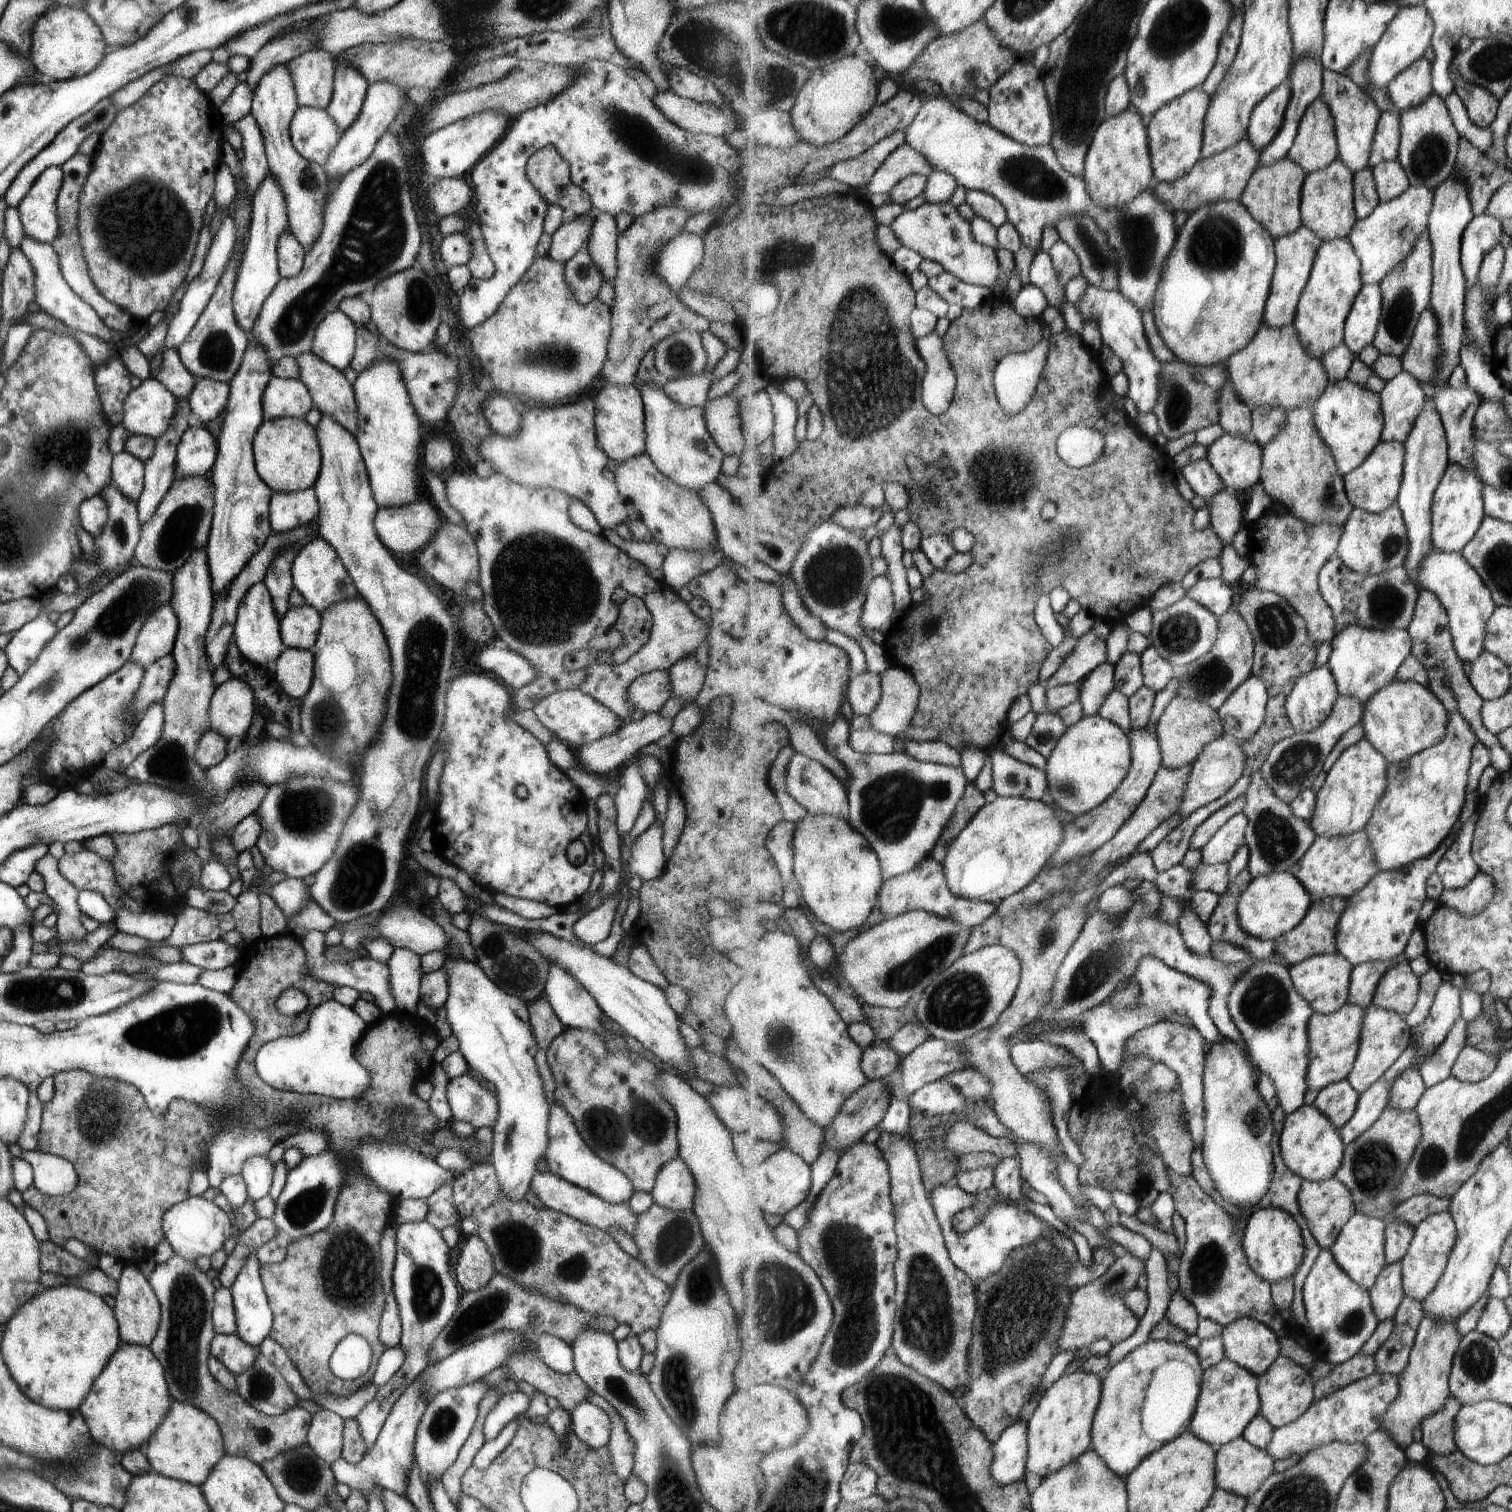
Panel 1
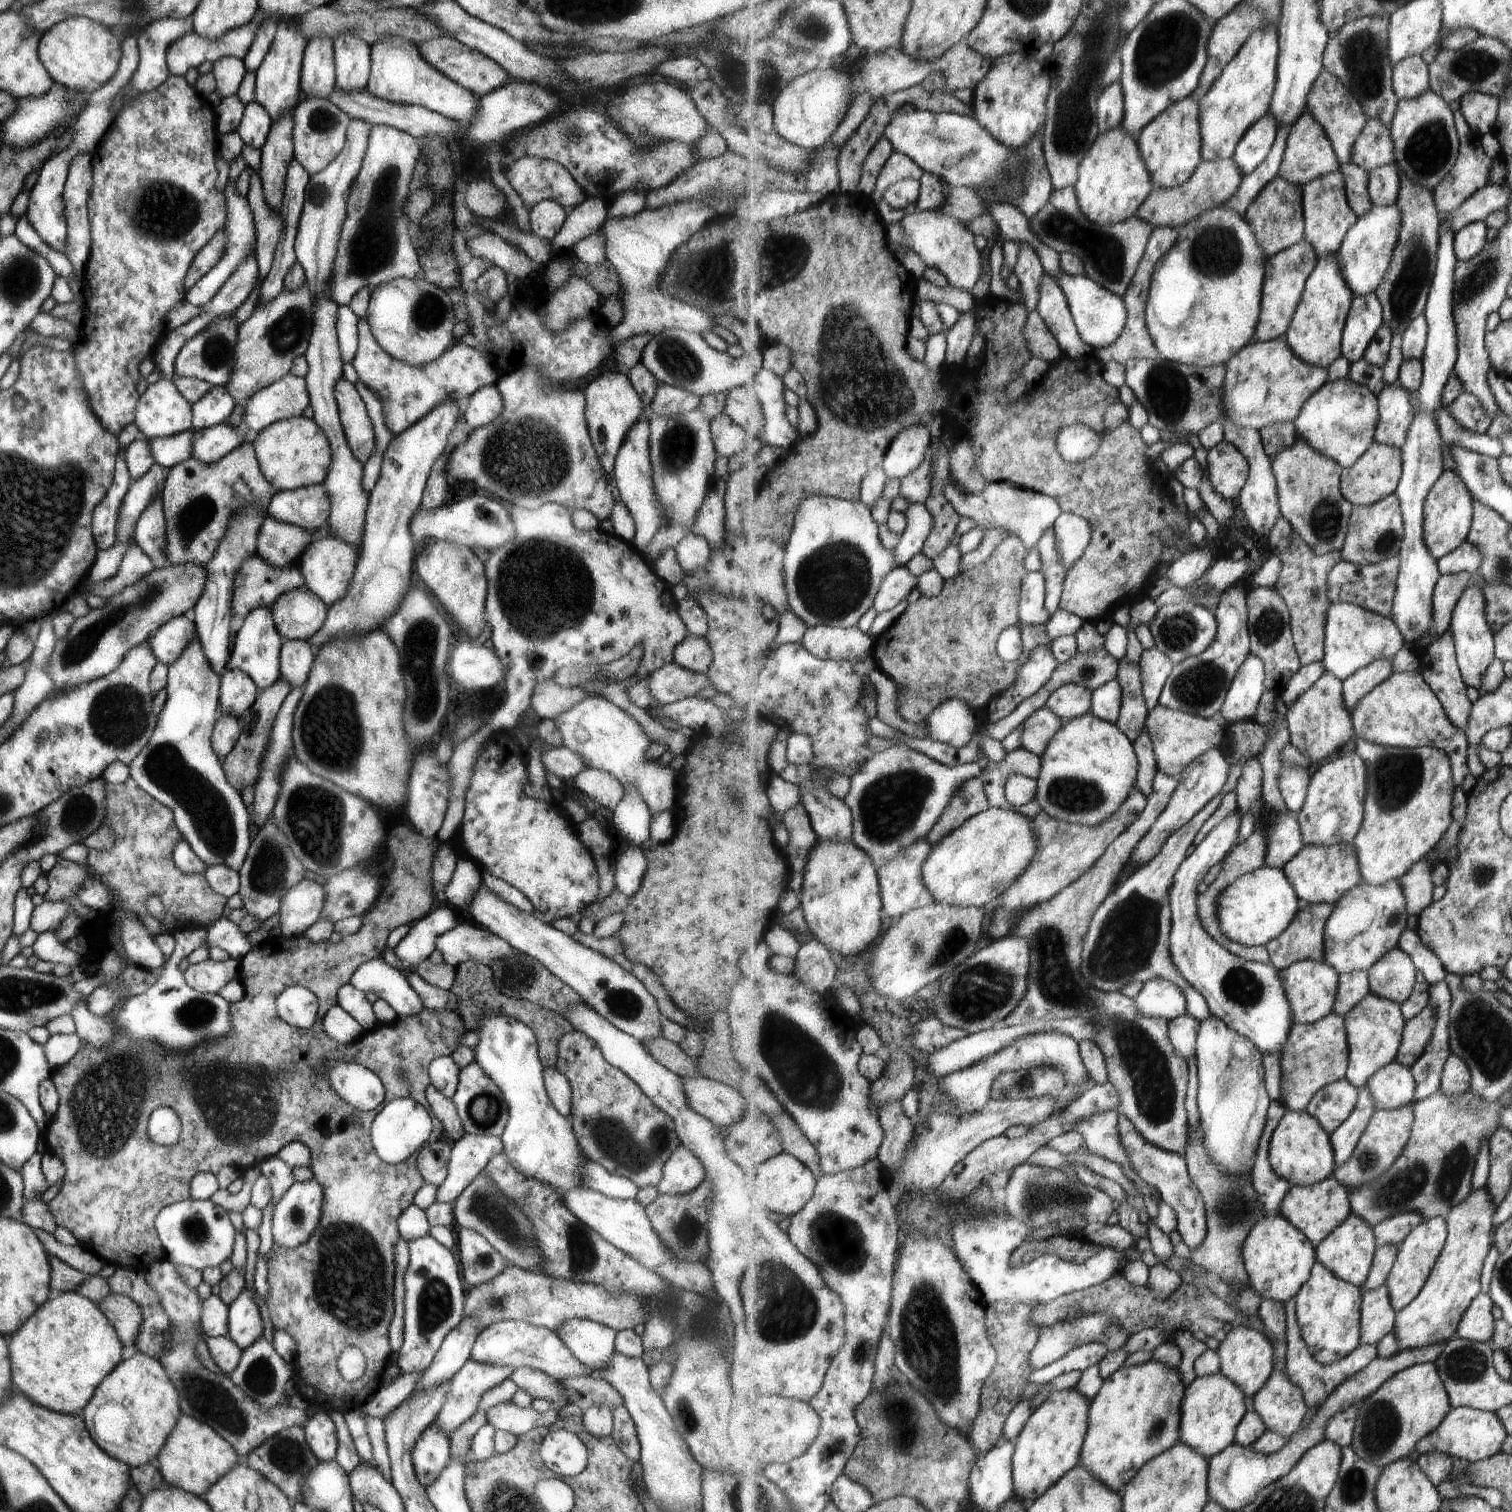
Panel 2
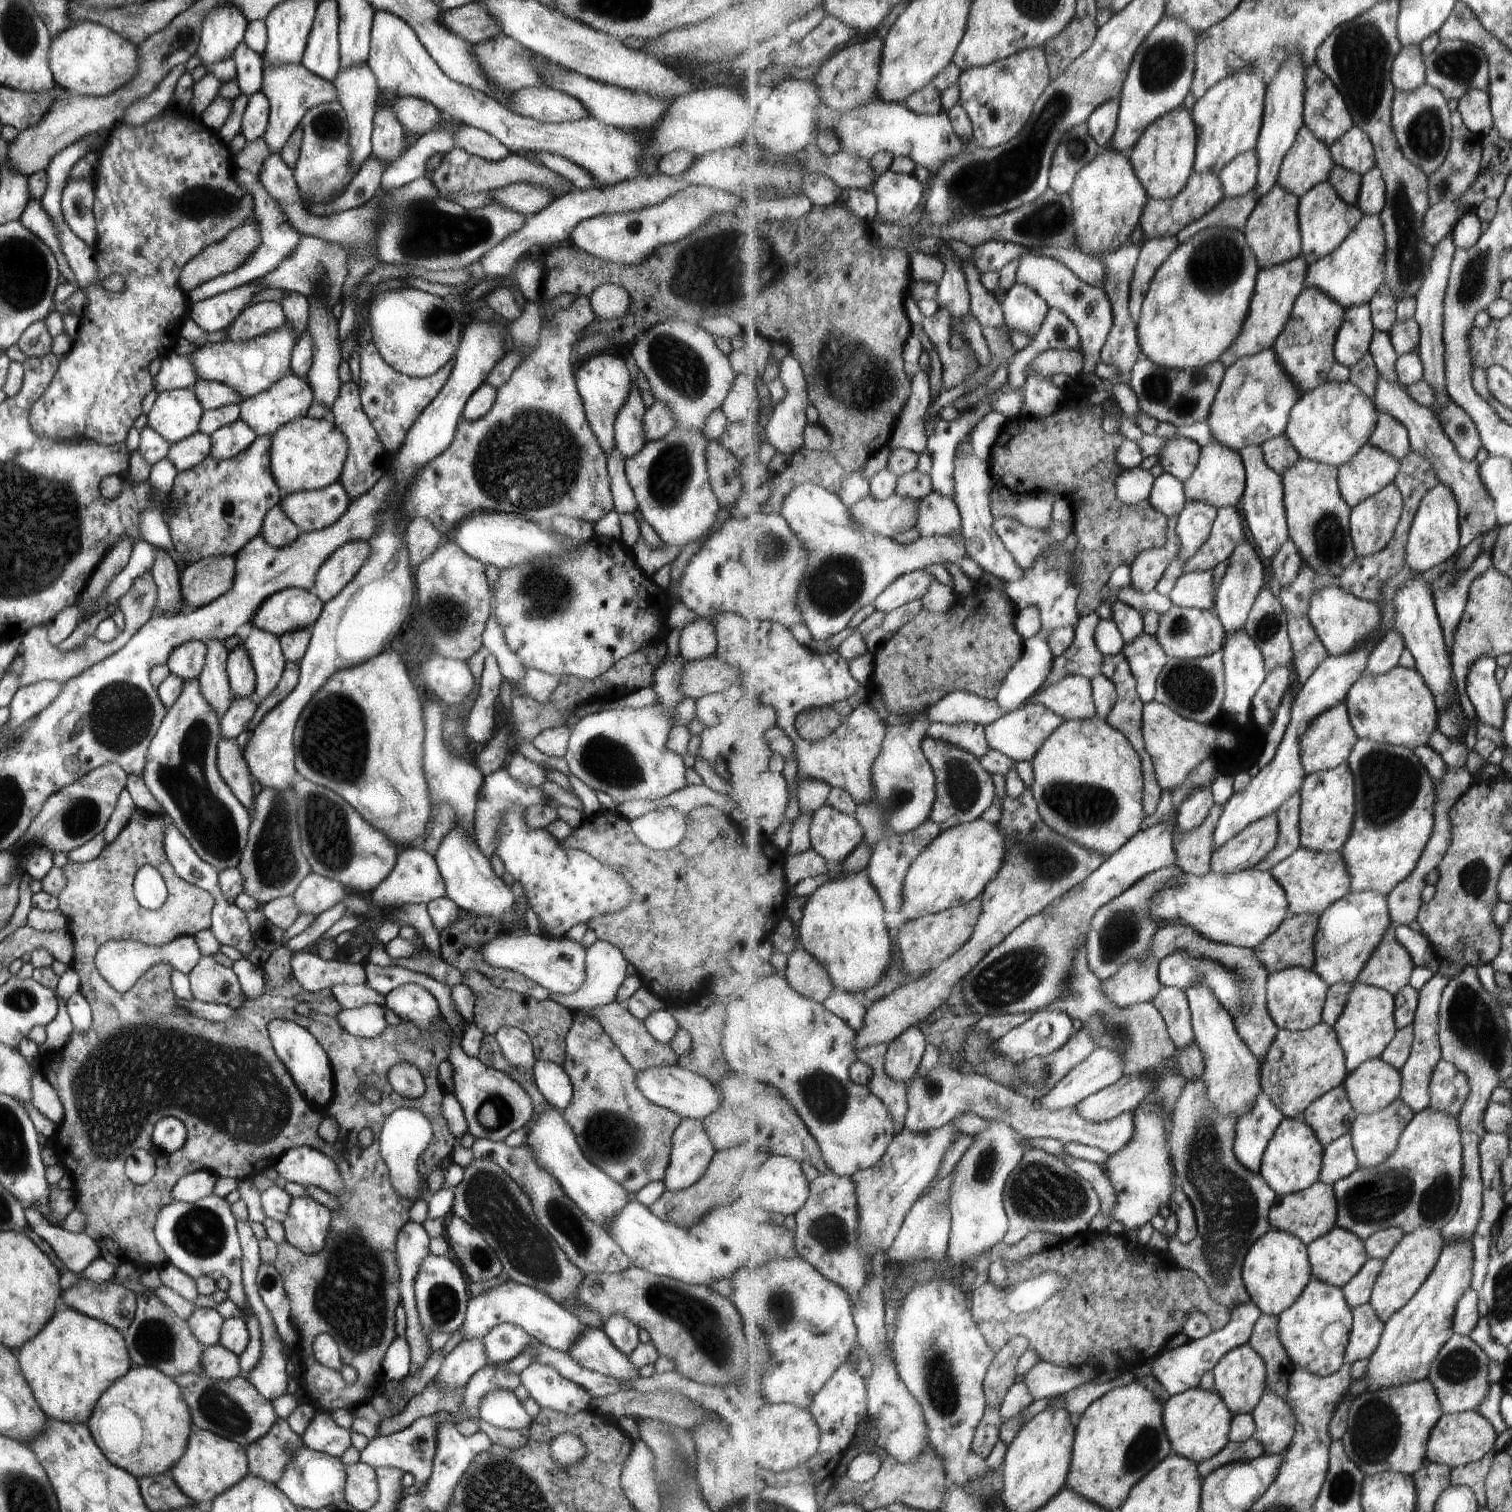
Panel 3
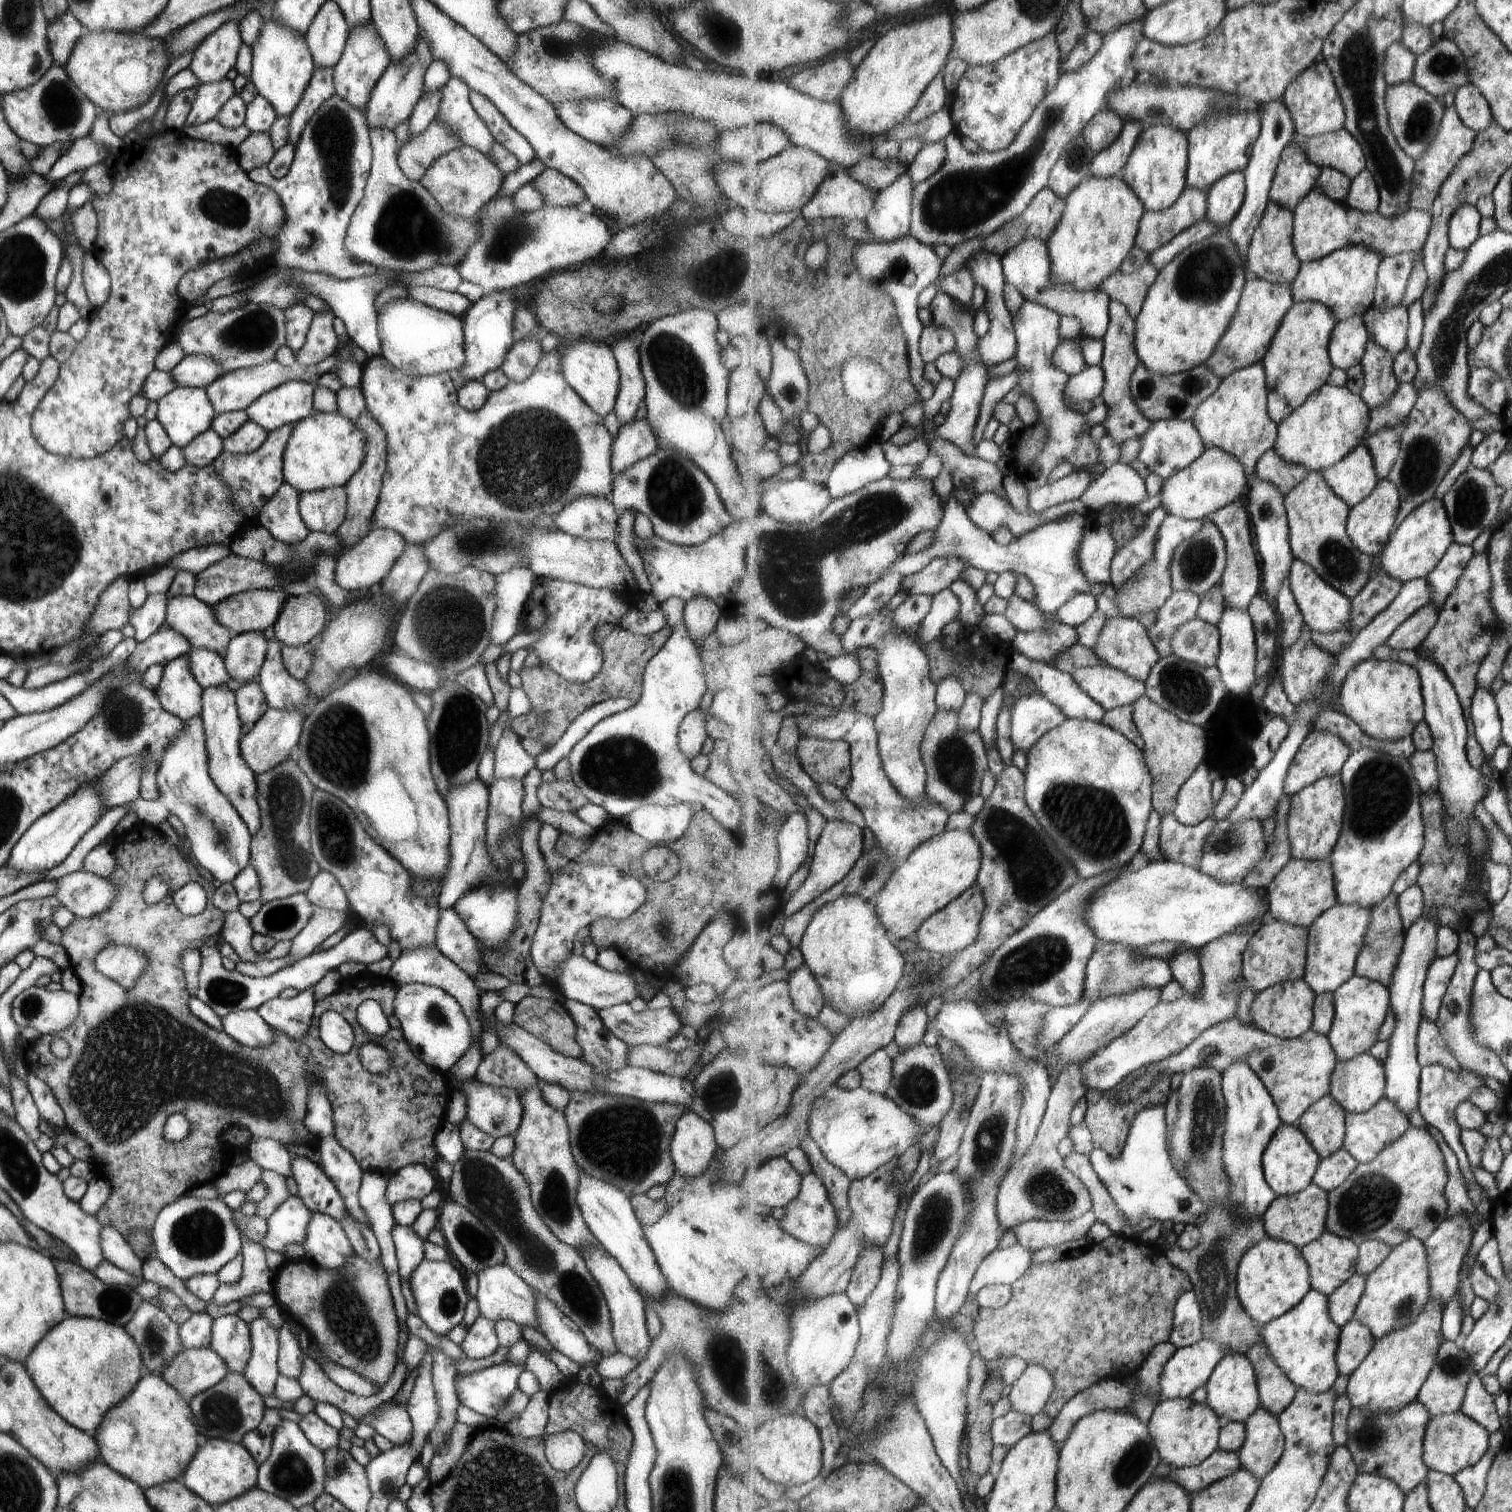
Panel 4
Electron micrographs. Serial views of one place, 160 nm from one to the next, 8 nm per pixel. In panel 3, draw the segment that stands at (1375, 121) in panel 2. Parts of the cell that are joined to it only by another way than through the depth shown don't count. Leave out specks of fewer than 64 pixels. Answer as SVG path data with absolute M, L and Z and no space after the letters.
M1357 126L1330 146L1336 166L1366 175L1376 167L1376 152L1370 136Z

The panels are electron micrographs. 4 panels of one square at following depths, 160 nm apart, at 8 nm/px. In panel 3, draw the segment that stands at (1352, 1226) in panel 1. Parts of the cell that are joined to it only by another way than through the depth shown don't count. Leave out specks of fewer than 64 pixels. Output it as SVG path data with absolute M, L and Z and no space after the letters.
M1343 1227L1309 1245L1313 1278L1343 1288L1369 1260L1365 1241Z

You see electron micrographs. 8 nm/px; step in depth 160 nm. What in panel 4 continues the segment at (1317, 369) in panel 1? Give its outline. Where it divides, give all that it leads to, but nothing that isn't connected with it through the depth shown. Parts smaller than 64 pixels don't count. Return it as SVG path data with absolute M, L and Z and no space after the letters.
M1263 362L1224 378L1217 392L1200 404L1192 421L1207 449L1227 451L1241 461L1247 473L1254 472L1261 457L1275 448L1280 428L1268 411L1268 382Z

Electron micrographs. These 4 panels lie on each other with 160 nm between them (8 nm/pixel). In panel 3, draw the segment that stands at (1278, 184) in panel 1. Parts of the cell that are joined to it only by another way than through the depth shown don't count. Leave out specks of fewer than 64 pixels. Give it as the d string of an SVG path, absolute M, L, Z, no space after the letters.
M1278 184L1266 194L1250 214L1244 228L1248 245L1256 254L1261 269L1282 265L1302 254L1303 242L1300 231L1299 214L1300 198Z

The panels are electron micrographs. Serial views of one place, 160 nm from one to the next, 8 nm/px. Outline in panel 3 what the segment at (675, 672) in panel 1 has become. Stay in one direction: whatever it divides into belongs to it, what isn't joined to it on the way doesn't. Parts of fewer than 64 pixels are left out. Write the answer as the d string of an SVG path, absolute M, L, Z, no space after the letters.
M695 617L680 630L678 654L685 661L710 655L716 649L713 625L709 618Z

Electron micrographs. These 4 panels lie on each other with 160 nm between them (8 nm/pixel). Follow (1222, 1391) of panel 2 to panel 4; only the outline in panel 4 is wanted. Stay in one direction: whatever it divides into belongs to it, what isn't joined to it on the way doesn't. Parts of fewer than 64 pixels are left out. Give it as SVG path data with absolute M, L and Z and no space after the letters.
M1165 1399L1154 1408L1148 1426L1161 1458L1166 1463L1183 1467L1199 1466L1220 1448L1220 1434L1225 1422L1206 1403L1193 1399Z

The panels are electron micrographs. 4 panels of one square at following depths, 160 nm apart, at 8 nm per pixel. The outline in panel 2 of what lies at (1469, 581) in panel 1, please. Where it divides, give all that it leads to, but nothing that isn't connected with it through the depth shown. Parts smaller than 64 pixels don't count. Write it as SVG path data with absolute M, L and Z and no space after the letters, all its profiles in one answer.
M1471 578L1467 590L1463 592L1460 602L1453 610L1451 632L1455 638L1455 648L1458 666L1465 683L1482 693L1485 674L1489 666L1496 661L1496 638L1488 616L1488 596L1485 595L1483 583L1477 578Z

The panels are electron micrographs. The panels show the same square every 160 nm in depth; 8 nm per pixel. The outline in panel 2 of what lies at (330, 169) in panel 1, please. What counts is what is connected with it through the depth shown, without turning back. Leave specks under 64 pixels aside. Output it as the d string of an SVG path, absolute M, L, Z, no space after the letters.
M399 36L383 37L370 46L370 72L365 88L375 98L417 105L467 125L480 106L479 96L441 75L439 70L422 59L411 41L403 41Z

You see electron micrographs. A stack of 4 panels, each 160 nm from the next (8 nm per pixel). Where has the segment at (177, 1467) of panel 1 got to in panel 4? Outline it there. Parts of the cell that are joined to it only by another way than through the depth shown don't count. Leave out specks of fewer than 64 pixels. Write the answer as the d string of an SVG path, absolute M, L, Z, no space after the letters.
M203 1438L201 1446L191 1457L179 1480L193 1494L205 1499L210 1505L217 1506L255 1487L257 1473L258 1464L241 1443Z

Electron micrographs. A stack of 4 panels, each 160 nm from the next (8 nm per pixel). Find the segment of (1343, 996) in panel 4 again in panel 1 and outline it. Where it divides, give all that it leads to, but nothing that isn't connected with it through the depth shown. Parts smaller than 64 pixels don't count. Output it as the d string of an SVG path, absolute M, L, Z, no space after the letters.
M1375 1004L1369 1005L1366 1010L1356 1064L1348 1076L1349 1082L1360 1095L1375 1085L1412 1044L1412 1026L1402 1014Z

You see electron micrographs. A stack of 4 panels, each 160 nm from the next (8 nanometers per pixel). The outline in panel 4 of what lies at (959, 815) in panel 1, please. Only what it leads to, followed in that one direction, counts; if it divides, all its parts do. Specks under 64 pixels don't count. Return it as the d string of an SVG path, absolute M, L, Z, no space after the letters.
M938 708L922 742L922 757L928 770L928 796L942 804L949 812L961 812L968 798L981 792L983 772L987 770L986 742L981 731L964 731L960 726L960 712Z

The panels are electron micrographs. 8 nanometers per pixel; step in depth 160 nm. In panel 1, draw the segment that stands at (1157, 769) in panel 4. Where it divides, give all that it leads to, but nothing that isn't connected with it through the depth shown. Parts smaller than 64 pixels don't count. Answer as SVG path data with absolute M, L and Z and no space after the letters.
M1175 697L1165 712L1161 715L1156 726L1156 733L1162 750L1162 762L1167 768L1177 770L1187 765L1192 765L1197 757L1204 752L1204 748L1211 742L1226 735L1224 722L1220 717L1217 709L1209 706L1206 702L1200 700L1186 699L1183 697Z

